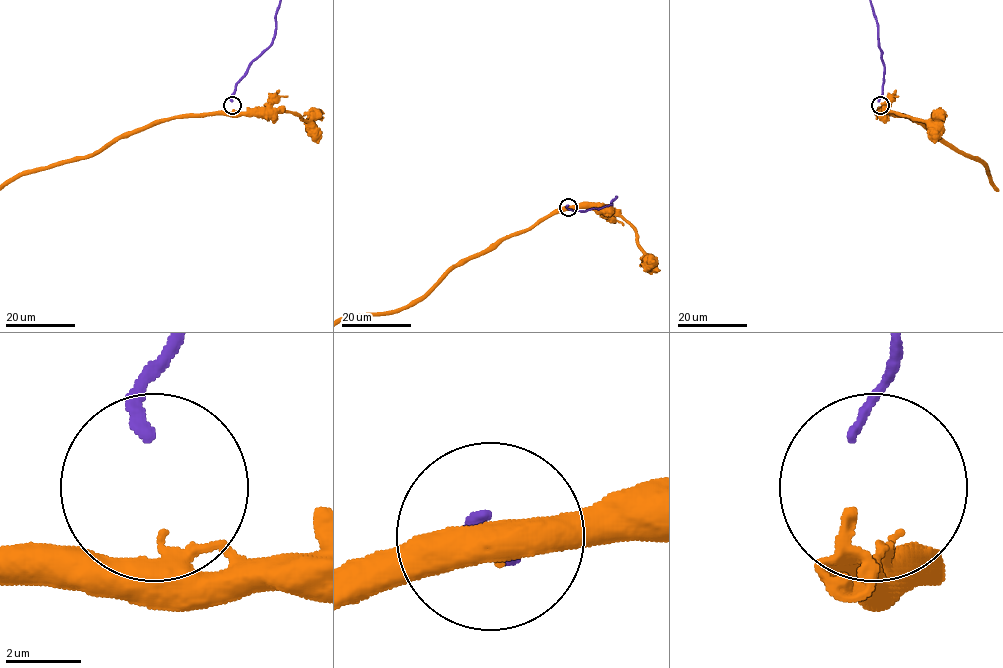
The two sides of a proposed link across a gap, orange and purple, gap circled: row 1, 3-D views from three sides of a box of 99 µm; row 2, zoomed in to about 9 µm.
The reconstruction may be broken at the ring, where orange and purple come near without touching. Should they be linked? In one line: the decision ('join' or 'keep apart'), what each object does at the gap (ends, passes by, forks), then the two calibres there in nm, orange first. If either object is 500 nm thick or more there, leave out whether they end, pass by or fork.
keep apart; orange ends there; purple ends there; 280 nm thick on the orange side, 300 nm on the other

